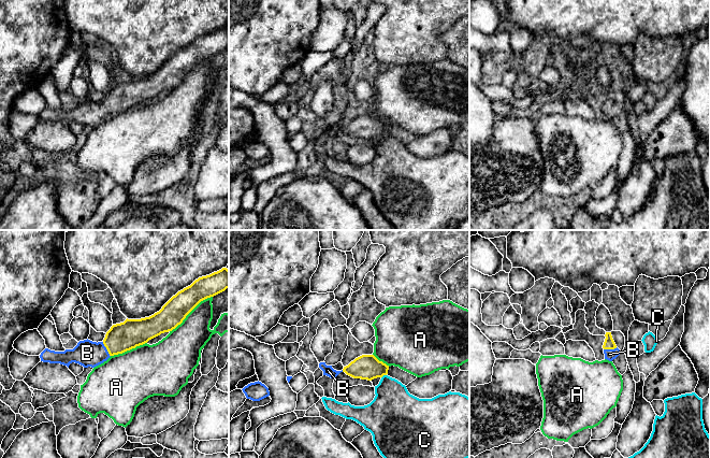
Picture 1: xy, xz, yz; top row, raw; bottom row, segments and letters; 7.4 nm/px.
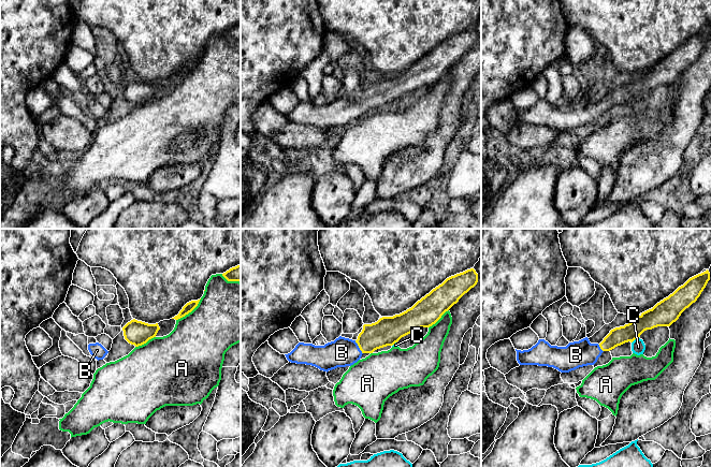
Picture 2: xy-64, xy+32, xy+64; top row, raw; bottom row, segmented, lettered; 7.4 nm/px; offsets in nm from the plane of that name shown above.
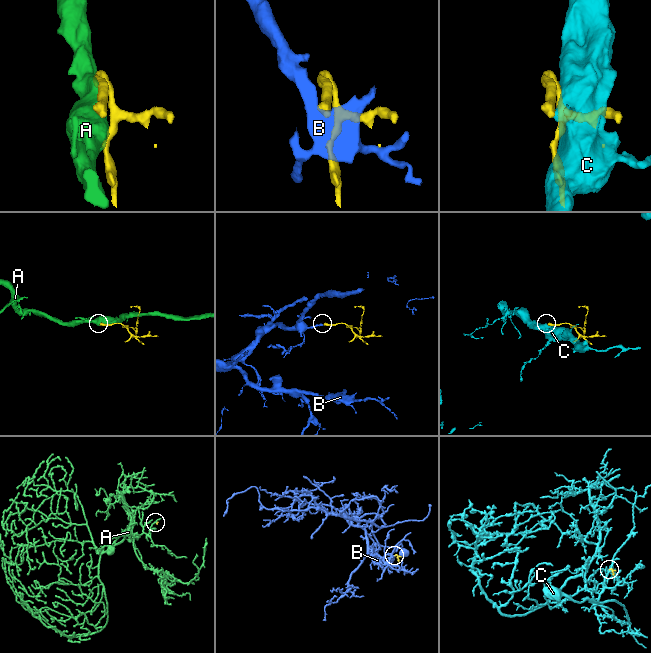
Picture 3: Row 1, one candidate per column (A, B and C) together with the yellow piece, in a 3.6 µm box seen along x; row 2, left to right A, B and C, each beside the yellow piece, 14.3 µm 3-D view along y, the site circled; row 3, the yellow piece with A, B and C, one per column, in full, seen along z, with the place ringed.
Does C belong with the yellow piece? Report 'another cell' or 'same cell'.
another cell

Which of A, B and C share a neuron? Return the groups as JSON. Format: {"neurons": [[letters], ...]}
{"neurons": [["A"], ["B"], ["C"]]}

